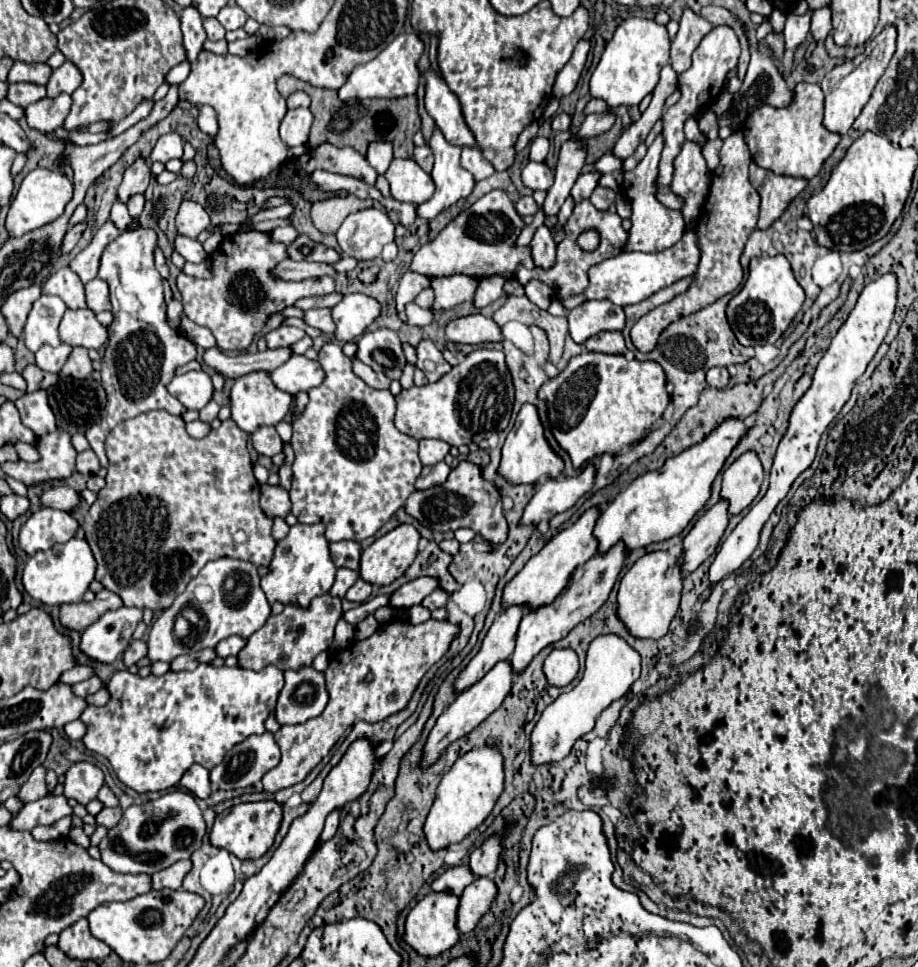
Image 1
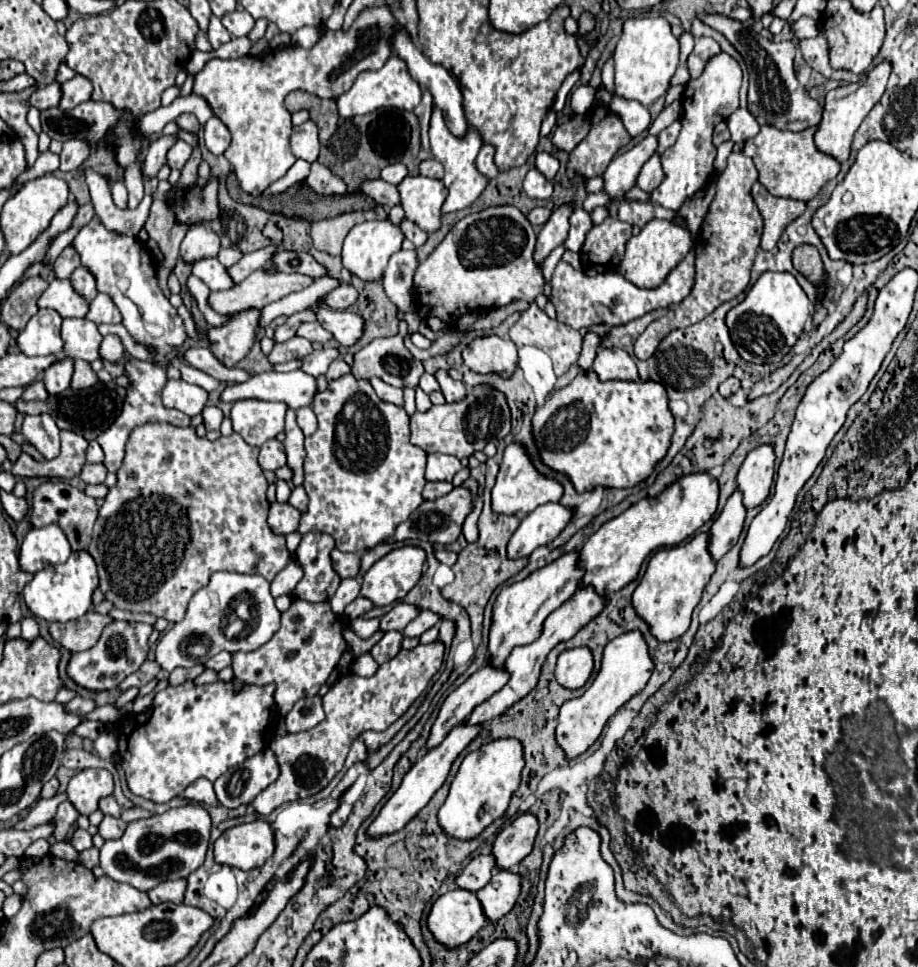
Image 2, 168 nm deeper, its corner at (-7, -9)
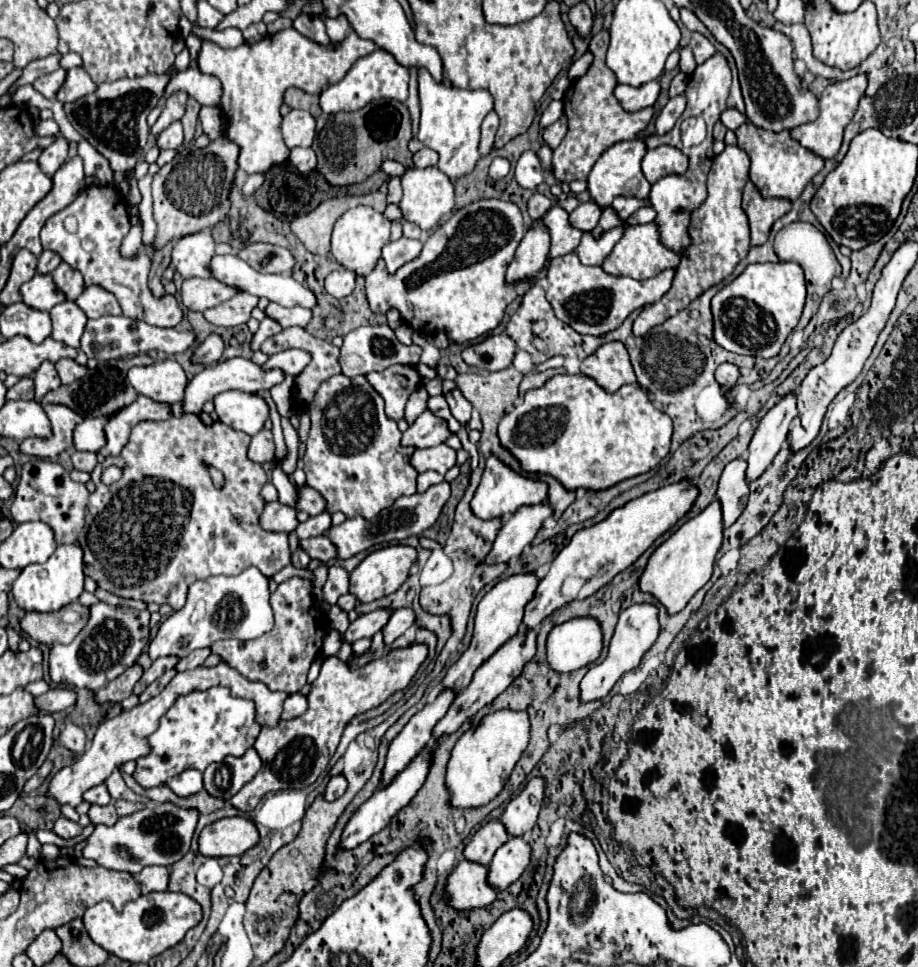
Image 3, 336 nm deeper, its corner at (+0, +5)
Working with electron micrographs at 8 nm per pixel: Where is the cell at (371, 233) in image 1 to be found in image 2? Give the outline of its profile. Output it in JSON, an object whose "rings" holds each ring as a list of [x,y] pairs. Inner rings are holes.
{"rings":[[[369,220],[357,224],[351,228],[351,232],[343,242],[343,266],[361,280],[379,280],[391,254],[401,250],[401,242],[403,232],[395,224],[391,224],[391,220]]]}

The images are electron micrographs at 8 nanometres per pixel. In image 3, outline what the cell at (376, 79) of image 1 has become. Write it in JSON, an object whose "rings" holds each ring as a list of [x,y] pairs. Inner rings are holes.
{"rings":[[[376,48],[372,54],[360,58],[348,70],[348,74],[344,76],[342,82],[328,86],[320,94],[320,108],[326,114],[336,114],[336,112],[354,112],[354,110],[360,110],[368,102],[380,100],[380,98],[404,102],[408,98],[408,78],[410,78],[410,72],[408,72],[406,66],[400,66],[390,52],[386,52],[382,48]]]}

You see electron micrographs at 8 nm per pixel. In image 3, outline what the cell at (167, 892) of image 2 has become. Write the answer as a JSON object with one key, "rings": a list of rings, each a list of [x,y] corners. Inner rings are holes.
{"rings":[[[146,866],[142,872],[134,874],[134,880],[140,884],[142,894],[168,888],[168,868],[164,866]]]}

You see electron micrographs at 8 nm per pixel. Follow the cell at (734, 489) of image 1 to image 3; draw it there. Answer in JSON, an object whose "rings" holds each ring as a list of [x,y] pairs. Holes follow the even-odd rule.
{"rings":[[[786,394],[774,408],[768,410],[768,414],[760,420],[752,442],[748,446],[748,470],[746,470],[746,480],[752,482],[758,476],[764,474],[764,470],[770,466],[774,456],[780,452],[786,436],[790,422],[798,416],[796,410],[796,396]]]}

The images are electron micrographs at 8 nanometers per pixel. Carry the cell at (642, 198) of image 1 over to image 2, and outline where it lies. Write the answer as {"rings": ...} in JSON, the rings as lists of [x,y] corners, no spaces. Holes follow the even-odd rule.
{"rings":[[[653,218],[641,228],[641,232],[637,236],[633,236],[627,242],[625,258],[619,264],[617,272],[621,276],[625,276],[629,282],[633,282],[635,286],[655,288],[665,280],[669,270],[673,270],[685,258],[685,254],[689,252],[691,246],[693,246],[693,240],[691,240],[691,234],[689,234],[687,228],[675,224],[673,220],[657,220],[657,218]]]}

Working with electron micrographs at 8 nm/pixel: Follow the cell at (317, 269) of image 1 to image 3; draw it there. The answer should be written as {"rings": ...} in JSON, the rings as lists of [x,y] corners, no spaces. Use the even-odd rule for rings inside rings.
{"rings":[[[190,278],[182,282],[180,288],[180,302],[188,310],[204,312],[206,308],[214,308],[222,304],[224,300],[230,300],[234,294],[238,294],[236,288],[230,288],[226,284],[220,284],[216,278]]]}

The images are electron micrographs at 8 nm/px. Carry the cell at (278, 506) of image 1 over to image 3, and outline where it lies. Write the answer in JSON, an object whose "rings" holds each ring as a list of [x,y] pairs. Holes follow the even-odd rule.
{"rings":[[[270,502],[264,506],[264,512],[260,516],[260,526],[268,532],[292,532],[298,526],[296,510],[280,502]]]}

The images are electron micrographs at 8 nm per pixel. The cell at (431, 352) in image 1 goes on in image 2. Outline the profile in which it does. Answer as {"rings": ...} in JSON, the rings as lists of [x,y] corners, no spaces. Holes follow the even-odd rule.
{"rings":[[[443,368],[437,370],[437,372],[435,372],[435,378],[437,378],[437,382],[439,382],[439,386],[441,386],[441,392],[443,392],[443,396],[445,396],[447,402],[461,400],[461,398],[467,394],[465,384],[459,382],[459,380],[453,380],[447,370],[443,370]]]}

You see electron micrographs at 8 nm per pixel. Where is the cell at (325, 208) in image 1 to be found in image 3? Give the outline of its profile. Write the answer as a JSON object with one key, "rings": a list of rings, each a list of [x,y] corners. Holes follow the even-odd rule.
{"rings":[[[372,192],[364,196],[342,196],[342,198],[330,198],[322,202],[318,208],[314,208],[310,214],[296,218],[290,228],[296,234],[296,238],[308,248],[308,252],[324,256],[330,252],[330,234],[334,222],[354,206],[370,206],[376,212],[384,212],[386,208],[386,194],[384,192]]]}

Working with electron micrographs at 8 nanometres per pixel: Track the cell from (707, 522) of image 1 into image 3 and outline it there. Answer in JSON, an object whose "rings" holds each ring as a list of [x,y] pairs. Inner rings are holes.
{"rings":[[[736,458],[726,464],[718,492],[716,492],[720,504],[722,504],[722,514],[724,514],[724,528],[730,528],[736,518],[742,514],[746,502],[748,502],[748,482],[746,482],[746,460]]]}

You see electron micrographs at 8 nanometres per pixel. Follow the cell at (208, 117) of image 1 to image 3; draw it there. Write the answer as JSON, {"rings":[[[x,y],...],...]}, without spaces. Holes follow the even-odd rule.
{"rings":[[[202,106],[200,122],[202,122],[202,130],[210,136],[210,140],[216,140],[224,134],[224,116],[222,116],[220,108]]]}

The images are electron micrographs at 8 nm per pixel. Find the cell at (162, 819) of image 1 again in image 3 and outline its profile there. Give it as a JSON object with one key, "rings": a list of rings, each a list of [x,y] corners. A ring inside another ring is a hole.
{"rings":[[[158,804],[154,808],[144,808],[120,818],[114,826],[94,826],[94,832],[88,836],[86,846],[82,848],[82,856],[92,858],[104,868],[130,874],[136,874],[144,866],[152,864],[172,866],[190,850],[196,822],[196,810],[184,810],[174,804]]]}

